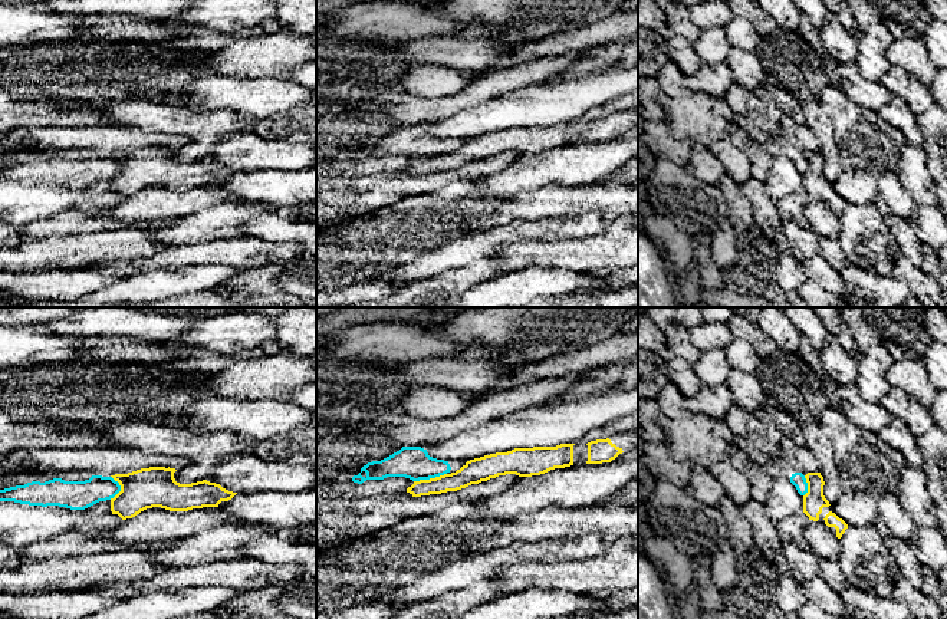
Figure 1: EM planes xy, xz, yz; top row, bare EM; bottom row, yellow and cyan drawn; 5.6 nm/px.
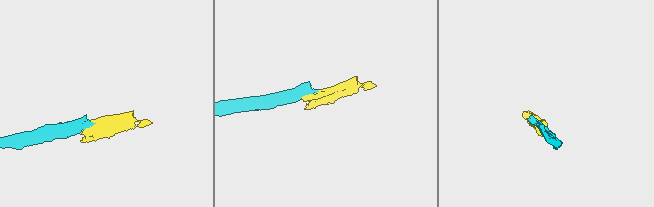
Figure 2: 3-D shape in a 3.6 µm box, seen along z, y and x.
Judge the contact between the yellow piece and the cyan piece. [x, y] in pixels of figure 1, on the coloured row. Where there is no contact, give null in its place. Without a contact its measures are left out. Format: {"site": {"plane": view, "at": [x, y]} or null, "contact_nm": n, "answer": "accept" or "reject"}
{"site": {"plane": "xz", "at": [430, 478]}, "contact_nm": 190, "answer": "reject"}

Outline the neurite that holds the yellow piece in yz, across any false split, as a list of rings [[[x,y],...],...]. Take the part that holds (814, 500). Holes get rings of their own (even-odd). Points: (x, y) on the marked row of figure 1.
[[[808,473],[805,475],[808,493],[803,495],[803,513],[810,521],[828,526],[829,530],[841,539],[848,524],[833,513],[832,504],[823,495],[823,477],[821,473]]]

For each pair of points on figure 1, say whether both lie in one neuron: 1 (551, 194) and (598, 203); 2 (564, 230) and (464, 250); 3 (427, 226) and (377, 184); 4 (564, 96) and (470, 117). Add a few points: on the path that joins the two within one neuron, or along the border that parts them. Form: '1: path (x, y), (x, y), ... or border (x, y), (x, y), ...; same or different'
1: path (562, 200), (587, 200); same
2: path (539, 230), (518, 230), (489, 243); same
3: border (431, 193), (417, 193), (367, 214); different
4: path (541, 104), (513, 108), (493, 115); same

